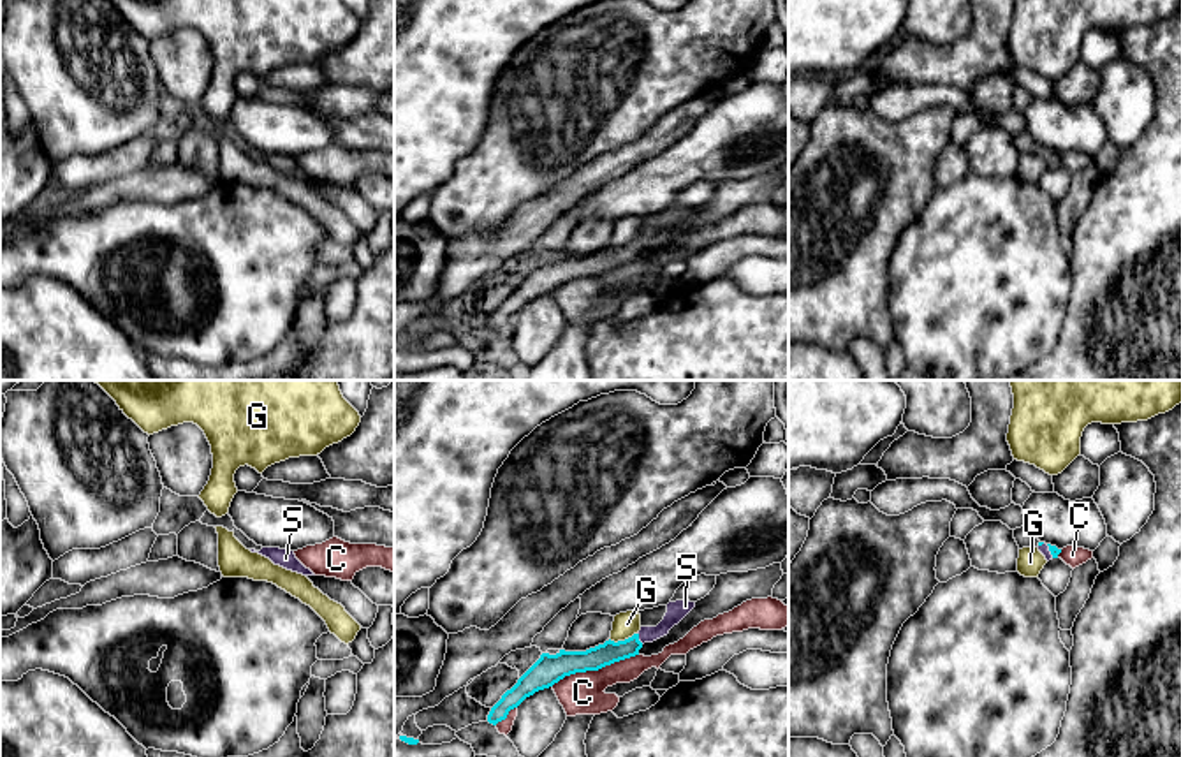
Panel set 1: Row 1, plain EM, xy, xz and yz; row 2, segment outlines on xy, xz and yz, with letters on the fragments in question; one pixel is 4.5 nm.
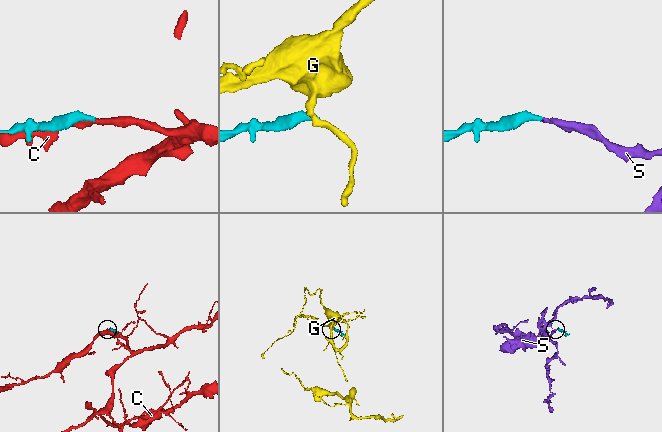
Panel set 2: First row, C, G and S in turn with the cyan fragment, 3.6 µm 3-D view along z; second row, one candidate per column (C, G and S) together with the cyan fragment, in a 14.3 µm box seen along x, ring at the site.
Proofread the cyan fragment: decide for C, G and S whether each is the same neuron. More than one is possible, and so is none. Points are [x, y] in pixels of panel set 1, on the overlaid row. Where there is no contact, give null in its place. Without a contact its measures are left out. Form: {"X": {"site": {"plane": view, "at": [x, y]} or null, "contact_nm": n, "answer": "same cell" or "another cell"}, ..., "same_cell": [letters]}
{"C": {"site": {"plane": "xz", "at": [594, 669]}, "contact_nm": 420, "answer": "another cell"}, "G": {"site": {"plane": "xz", "at": [622, 641]}, "contact_nm": 130, "answer": "another cell"}, "S": {"site": {"plane": "xz", "at": [638, 638]}, "contact_nm": 60, "answer": "same cell"}, "same_cell": ["S"]}

